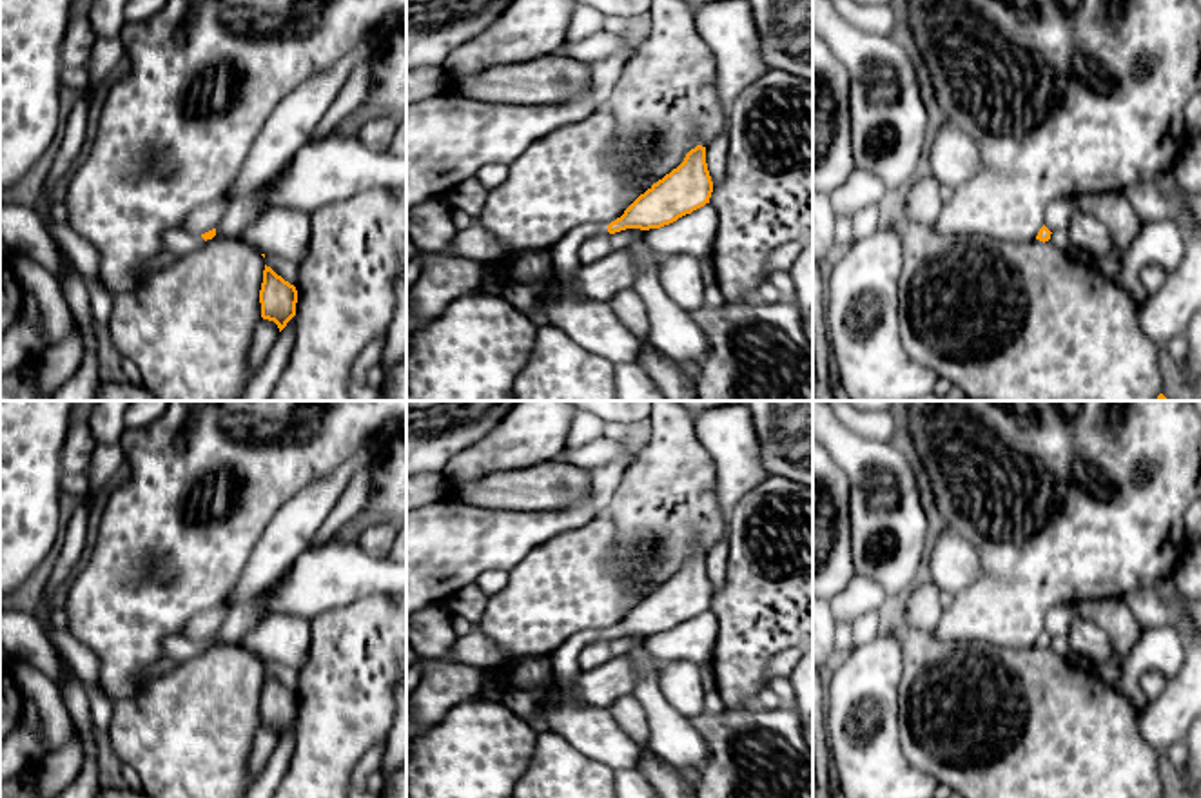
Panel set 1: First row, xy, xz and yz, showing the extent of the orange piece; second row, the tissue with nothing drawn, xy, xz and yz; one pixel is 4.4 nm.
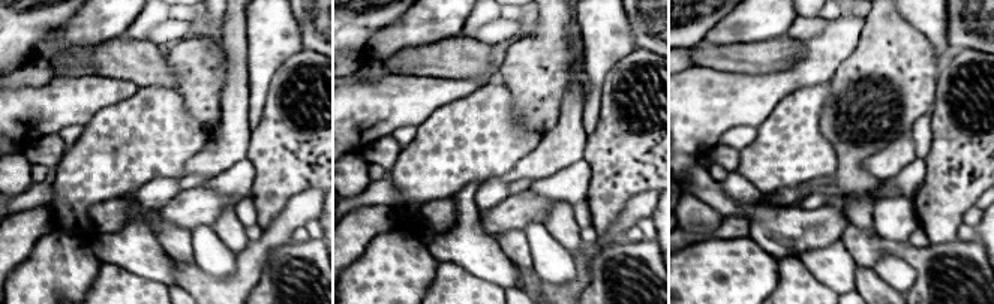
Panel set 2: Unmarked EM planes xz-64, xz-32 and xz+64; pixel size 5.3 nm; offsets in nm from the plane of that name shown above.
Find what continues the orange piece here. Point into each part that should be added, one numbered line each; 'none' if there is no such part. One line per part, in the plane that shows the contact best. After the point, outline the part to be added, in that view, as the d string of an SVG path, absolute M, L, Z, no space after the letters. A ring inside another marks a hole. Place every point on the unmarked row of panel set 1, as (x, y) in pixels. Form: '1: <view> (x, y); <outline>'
none

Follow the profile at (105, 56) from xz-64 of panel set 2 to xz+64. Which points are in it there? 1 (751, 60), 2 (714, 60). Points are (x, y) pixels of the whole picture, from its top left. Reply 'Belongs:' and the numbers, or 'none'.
Belongs: 1, 2

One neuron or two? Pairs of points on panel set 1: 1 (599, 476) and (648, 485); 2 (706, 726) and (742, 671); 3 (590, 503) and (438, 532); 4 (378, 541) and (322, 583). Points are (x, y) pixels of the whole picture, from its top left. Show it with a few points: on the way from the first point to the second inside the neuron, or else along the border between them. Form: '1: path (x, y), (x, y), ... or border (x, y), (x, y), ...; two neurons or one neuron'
1: border (639, 441), (635, 459), (624, 472), (605, 514); two neurons
2: border (751, 704), (741, 710), (726, 710); two neurons
3: path (552, 523), (523, 532), (476, 532); one neuron
4: border (352, 532), (354, 539), (371, 555), (387, 559); two neurons

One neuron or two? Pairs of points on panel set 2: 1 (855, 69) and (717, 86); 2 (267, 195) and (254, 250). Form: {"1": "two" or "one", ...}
{"1": "two", "2": "two"}

